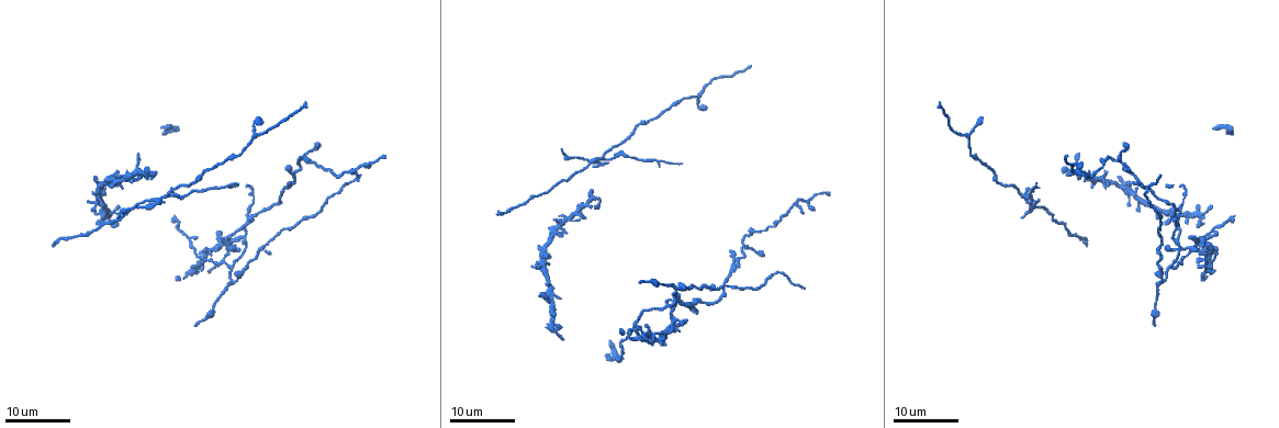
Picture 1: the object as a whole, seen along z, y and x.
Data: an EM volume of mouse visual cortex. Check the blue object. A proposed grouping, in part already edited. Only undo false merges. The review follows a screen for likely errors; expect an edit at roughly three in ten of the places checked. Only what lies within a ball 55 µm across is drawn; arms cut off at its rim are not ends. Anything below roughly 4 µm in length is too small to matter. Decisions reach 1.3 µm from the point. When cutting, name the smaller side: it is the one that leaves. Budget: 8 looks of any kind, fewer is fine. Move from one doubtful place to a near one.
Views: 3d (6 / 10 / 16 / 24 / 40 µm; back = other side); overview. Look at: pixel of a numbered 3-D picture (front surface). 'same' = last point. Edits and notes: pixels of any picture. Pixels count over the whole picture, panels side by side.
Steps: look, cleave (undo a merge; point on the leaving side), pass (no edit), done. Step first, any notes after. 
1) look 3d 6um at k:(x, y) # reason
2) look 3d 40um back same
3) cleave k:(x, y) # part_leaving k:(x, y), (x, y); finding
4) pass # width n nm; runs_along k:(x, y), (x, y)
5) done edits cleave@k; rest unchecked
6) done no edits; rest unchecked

look 3d 16um at 1:(597, 158)

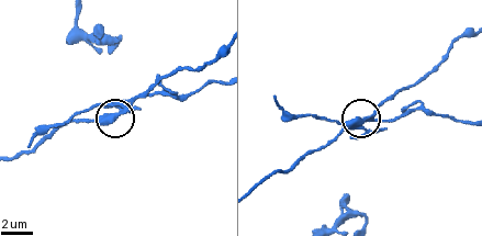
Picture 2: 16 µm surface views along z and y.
look 3d 10um at 2:(364, 118) # zoom in

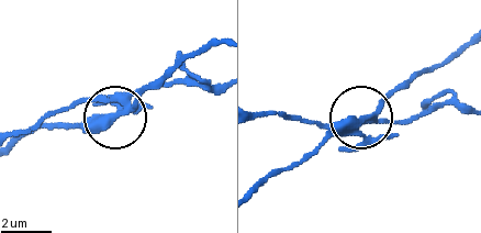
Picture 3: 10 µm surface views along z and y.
cleave 3:(404, 119) # part_leaving 3:(377, 118), (406, 123), (432, 109), (462, 104); two cells meet here

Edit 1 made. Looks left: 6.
look 3d 24um at 1:(234, 284) # side arm on a straight run

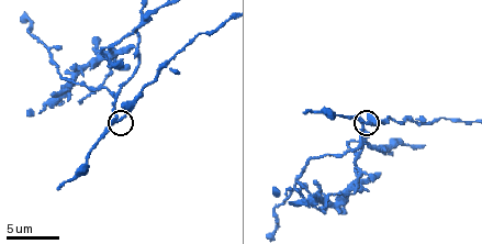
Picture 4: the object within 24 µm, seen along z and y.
look 3d 10um at 4:(364, 120) # closer look

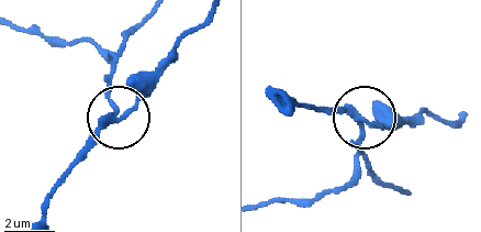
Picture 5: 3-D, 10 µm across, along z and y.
pass # arms 3; runs_along 5:(261, 206), (324, 197), (354, 169), (360, 121), (320, 112); continuous, no second cell

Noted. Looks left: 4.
look 3d 16um at 4:(134, 31) # a fork

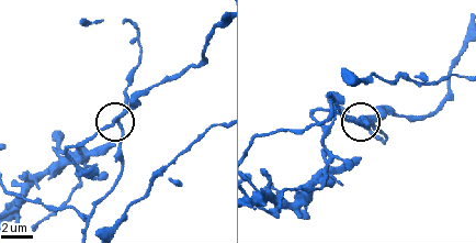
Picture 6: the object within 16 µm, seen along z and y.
cleave 6:(376, 110) # width 220 nm; a second cell is stuck on

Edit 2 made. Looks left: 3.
look 3d 16um at 1:(682, 101) # calibre changes

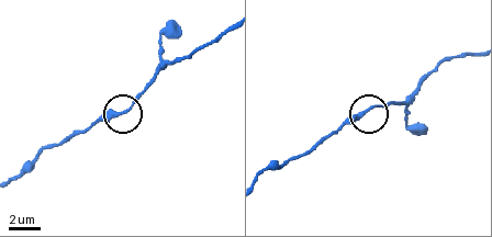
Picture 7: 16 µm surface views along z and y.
look 3d 6um at 7:(365, 111) # closer look

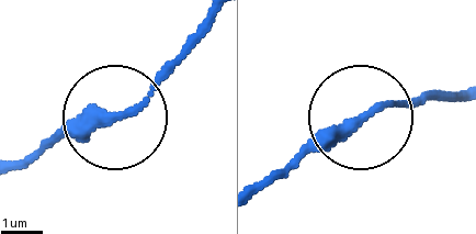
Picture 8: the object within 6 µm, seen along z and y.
pass # continuous, no second cell

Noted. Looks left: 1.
done edits cleave@3, cleave@6; rest unchecked

